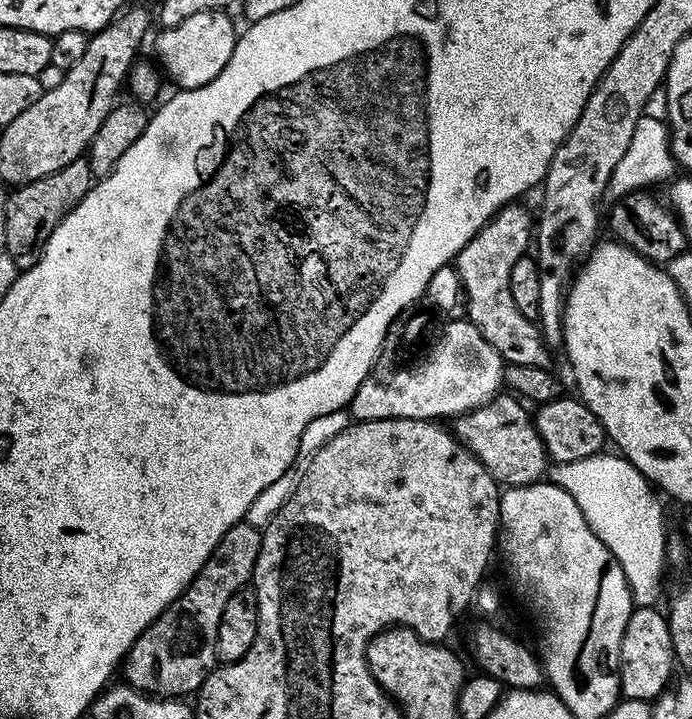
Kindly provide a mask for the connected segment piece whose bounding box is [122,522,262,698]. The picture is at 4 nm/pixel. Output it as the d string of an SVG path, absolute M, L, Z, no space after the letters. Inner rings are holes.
M241 522L230 526L213 550L202 570L186 585L183 594L174 598L153 624L133 642L122 661L127 687L157 698L184 698L200 691L202 682L217 667L216 639L222 610L234 594L251 585L254 566L260 553L261 529Z

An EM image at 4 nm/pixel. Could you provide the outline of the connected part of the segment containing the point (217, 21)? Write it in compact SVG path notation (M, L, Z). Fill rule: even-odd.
M222 10L199 12L184 19L178 26L159 31L156 40L157 61L172 76L179 89L201 88L222 72L233 54L238 39L237 29Z

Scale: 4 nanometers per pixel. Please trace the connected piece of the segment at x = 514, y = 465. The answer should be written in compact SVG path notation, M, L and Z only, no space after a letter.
M497 394L473 412L455 417L450 424L452 435L486 466L496 483L510 488L543 481L550 468L548 451L536 429L533 413L523 407L527 408L515 395Z

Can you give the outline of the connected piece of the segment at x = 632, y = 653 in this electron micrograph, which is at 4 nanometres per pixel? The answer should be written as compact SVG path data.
M633 607L630 618L626 622L626 630L622 634L620 647L620 691L623 699L646 700L655 702L669 687L668 679L672 676L672 668L676 664L676 655L672 649L668 617L659 607Z

